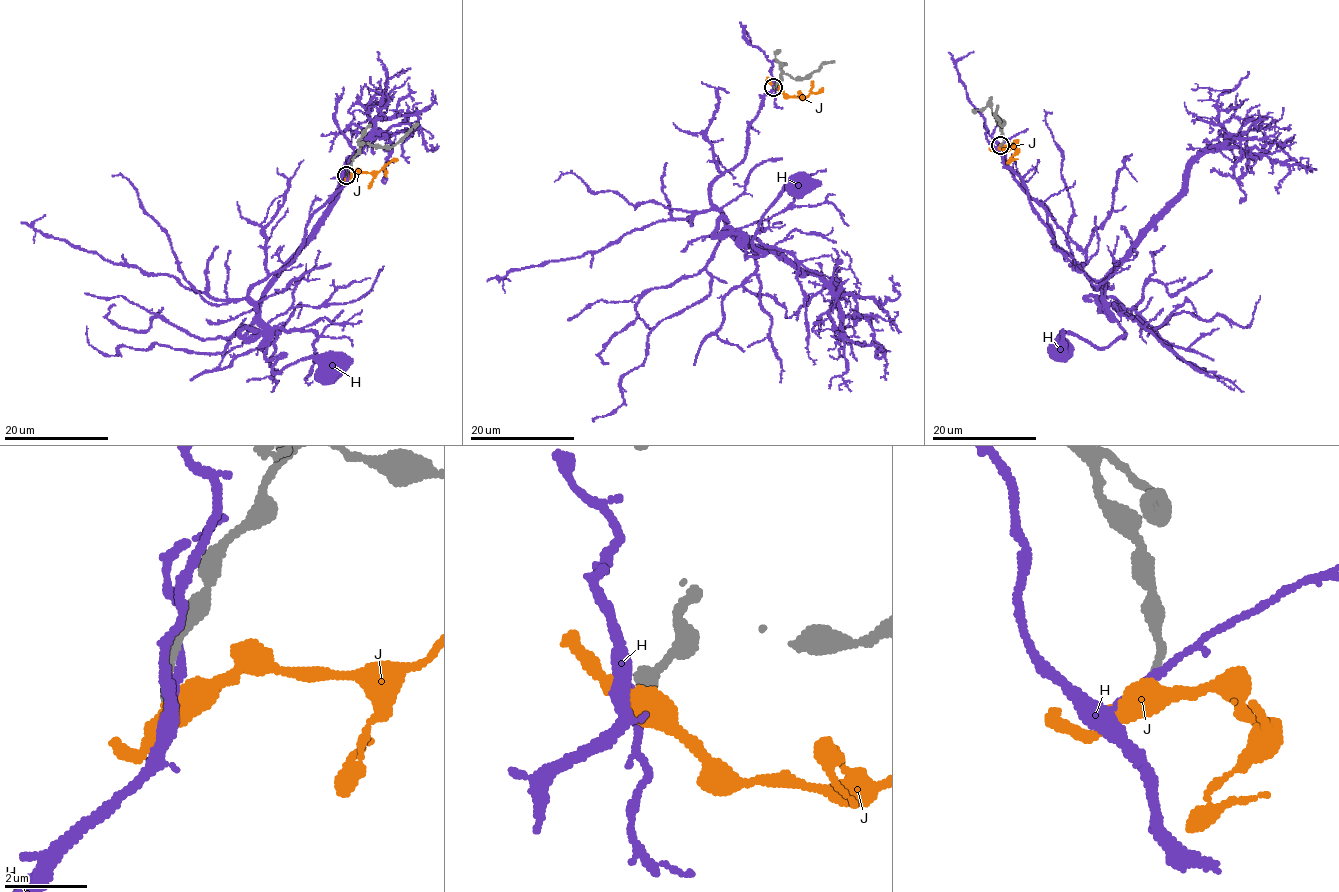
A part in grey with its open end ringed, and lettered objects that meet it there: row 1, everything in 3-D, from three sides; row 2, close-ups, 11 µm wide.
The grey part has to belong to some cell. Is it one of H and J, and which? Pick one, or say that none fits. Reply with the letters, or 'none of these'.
J

